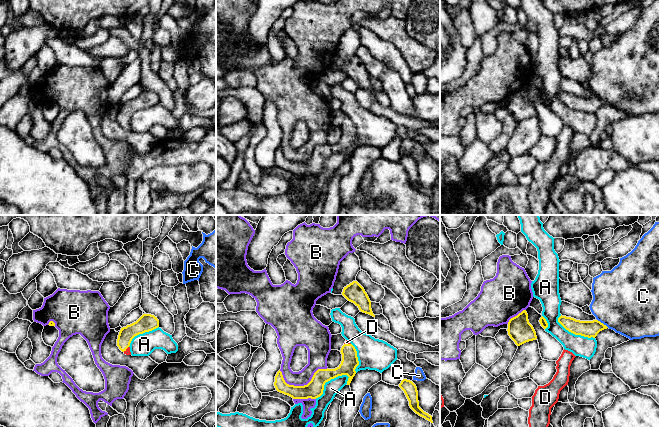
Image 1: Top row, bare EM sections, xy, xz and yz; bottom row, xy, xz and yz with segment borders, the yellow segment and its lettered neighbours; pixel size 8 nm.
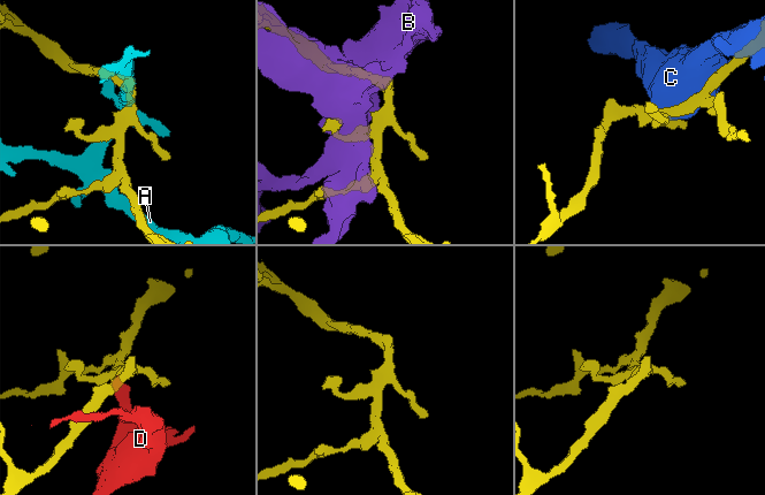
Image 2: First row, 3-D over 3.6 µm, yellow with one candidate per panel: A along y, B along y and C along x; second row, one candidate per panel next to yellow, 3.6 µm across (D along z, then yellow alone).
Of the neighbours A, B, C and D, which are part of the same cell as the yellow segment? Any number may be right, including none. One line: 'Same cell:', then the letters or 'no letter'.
Same cell: D

